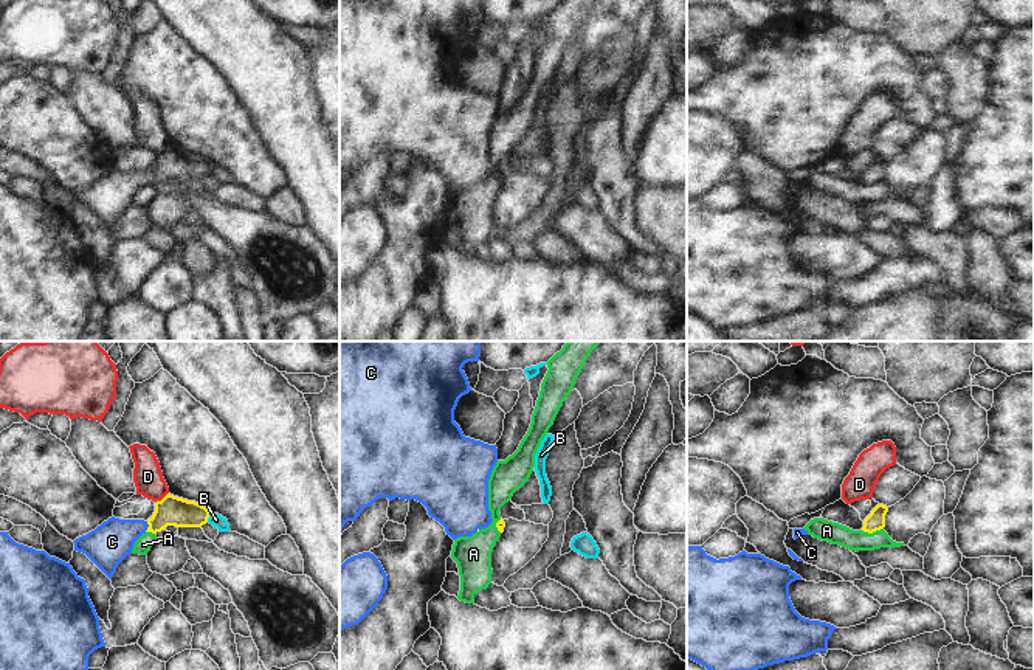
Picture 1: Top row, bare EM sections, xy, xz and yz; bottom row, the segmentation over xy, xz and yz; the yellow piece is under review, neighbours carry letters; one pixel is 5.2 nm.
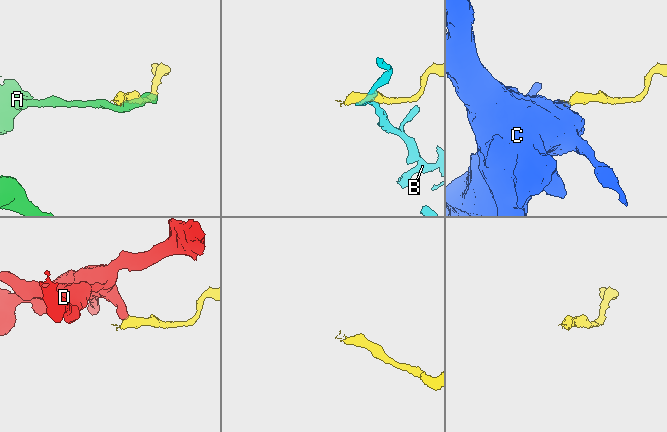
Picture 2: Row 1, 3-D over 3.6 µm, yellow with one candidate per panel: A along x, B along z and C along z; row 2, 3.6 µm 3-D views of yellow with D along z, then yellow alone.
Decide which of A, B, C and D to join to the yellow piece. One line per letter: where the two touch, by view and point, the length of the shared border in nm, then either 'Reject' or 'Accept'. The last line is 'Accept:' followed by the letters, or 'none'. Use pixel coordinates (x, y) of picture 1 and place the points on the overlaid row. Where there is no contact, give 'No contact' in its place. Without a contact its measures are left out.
A: Touches yellow at yz (872, 532). Shared border 110 nm. Reject
B: Touches yellow at xy (208, 517). Shared border 50 nm. Reject
C: Touches yellow at xy (149, 526). Shared border 60 nm. Accept
D: Touches yellow at xy (163, 498). Shared border 90 nm. Reject
Accept: C

